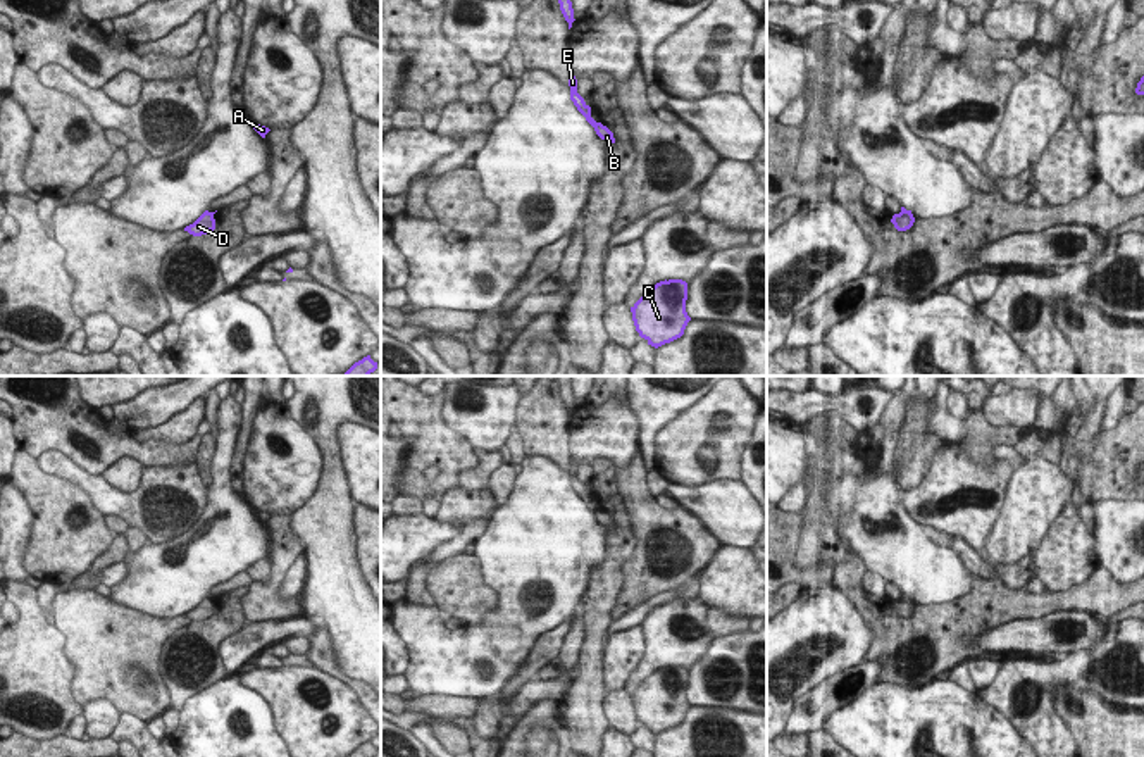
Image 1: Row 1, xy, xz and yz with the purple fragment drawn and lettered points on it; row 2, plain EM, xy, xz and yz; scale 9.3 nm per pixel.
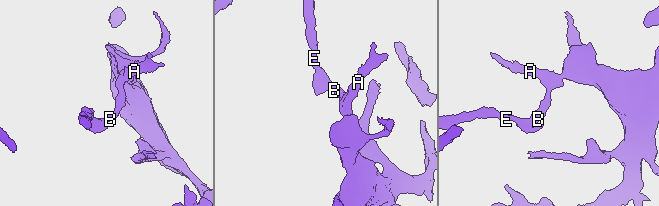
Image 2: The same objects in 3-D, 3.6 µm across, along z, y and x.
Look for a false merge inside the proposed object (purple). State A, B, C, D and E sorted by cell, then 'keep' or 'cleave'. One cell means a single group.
A B C / D E | cleave

